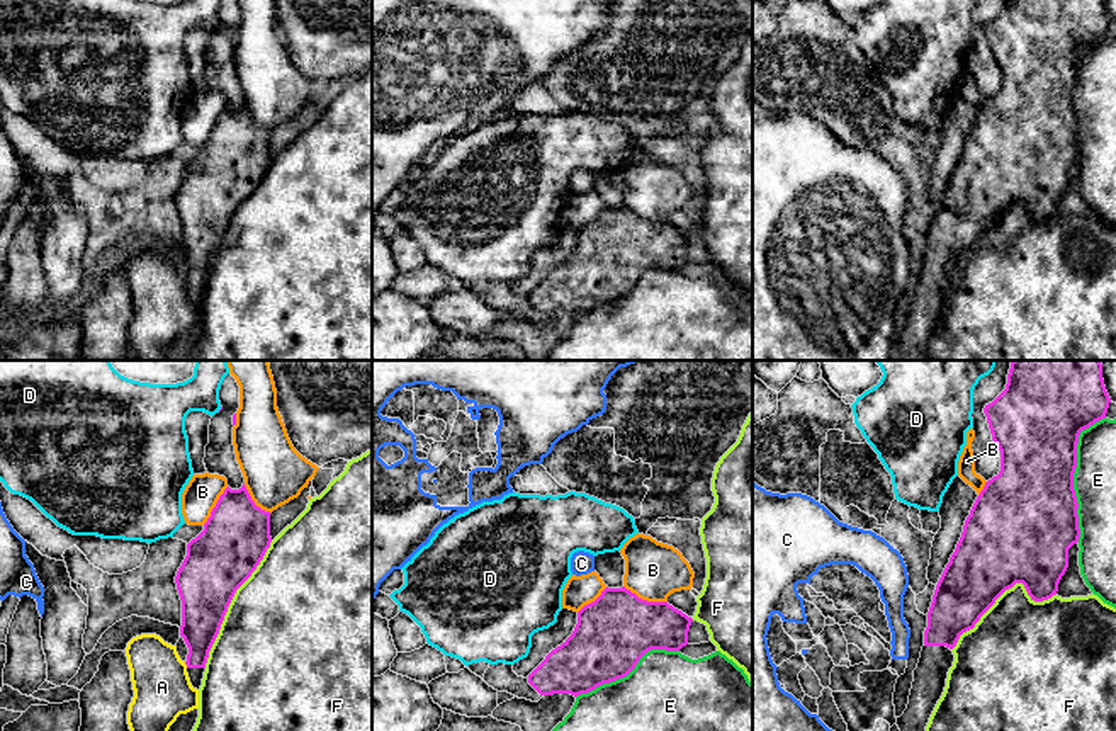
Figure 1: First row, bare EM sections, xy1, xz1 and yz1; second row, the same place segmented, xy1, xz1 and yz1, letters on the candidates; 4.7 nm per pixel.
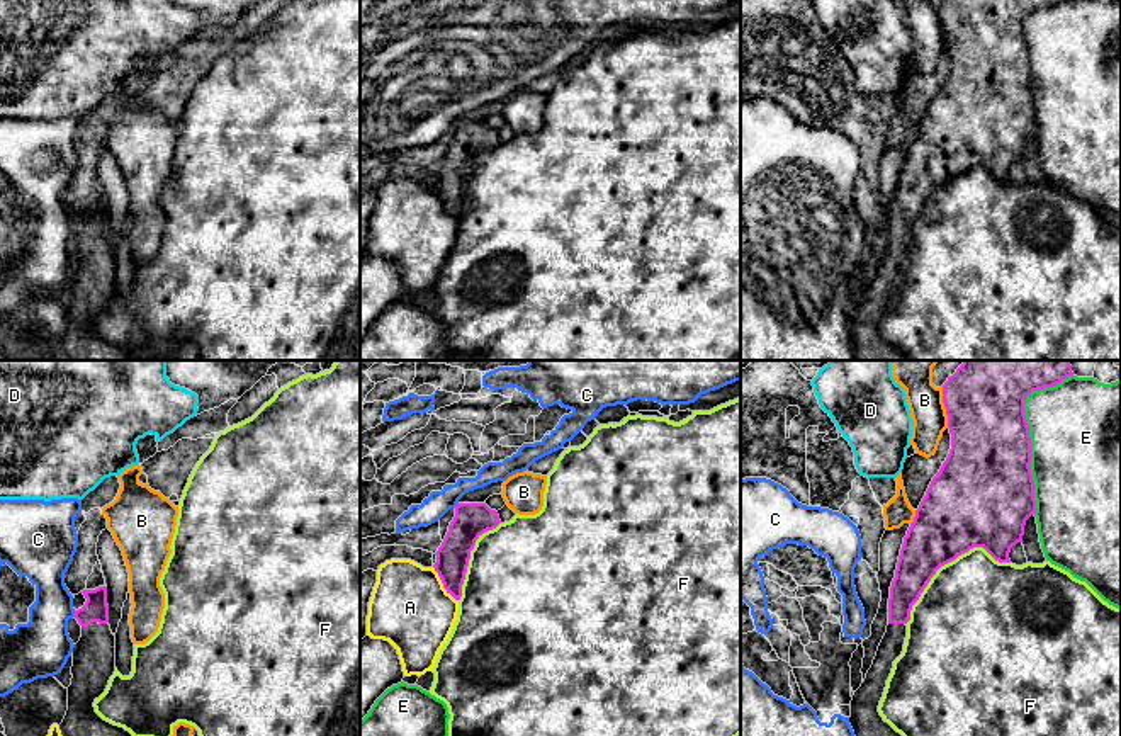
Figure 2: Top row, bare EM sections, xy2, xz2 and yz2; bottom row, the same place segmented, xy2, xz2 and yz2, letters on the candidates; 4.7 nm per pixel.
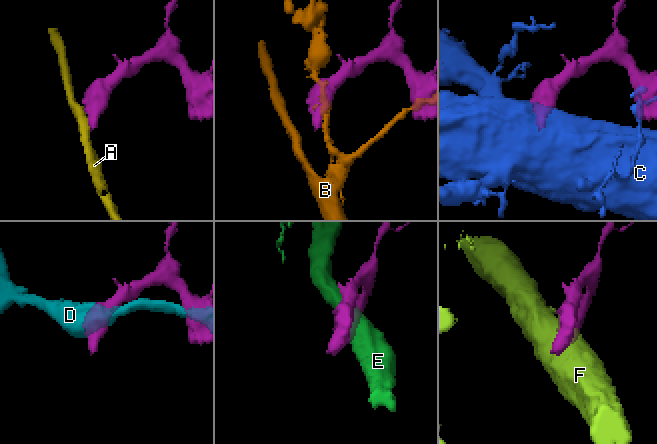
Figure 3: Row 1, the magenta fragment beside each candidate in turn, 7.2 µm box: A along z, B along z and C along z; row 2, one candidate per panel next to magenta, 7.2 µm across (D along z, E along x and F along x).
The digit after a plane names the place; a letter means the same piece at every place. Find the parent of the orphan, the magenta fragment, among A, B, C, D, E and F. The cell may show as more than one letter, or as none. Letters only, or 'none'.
none

